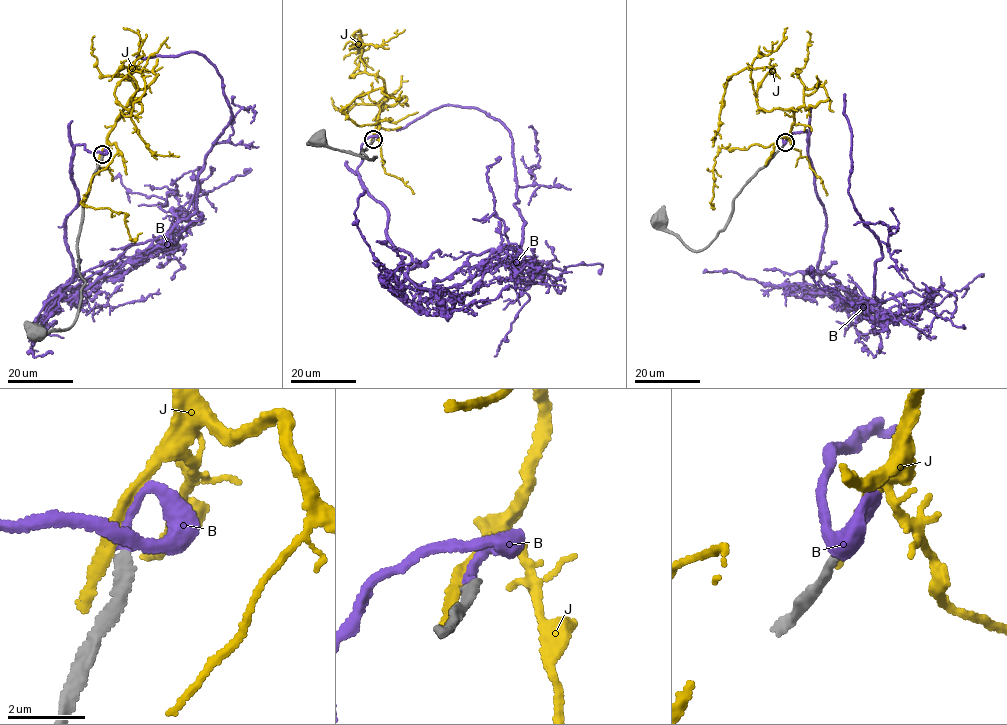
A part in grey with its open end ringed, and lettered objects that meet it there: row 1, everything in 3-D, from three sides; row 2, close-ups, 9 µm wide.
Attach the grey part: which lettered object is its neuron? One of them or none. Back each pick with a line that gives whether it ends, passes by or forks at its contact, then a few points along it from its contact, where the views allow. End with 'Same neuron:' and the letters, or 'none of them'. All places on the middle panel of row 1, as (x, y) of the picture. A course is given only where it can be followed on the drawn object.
B: it ends there; it runs (373, 139), (357, 169), (420, 289), (472, 255), (520, 246), (500, 122), (445, 106), (396, 130)
Same neuron: B

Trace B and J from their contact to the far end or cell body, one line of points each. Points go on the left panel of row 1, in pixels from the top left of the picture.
B: (102, 154), (75, 146), (72, 277), (58, 287), (196, 210), (205, 154), (232, 115), (201, 55), (136, 56)
J: (101, 155), (122, 109), (137, 100), (142, 110), (114, 94), (136, 70), (137, 133), (150, 151), (179, 156)

